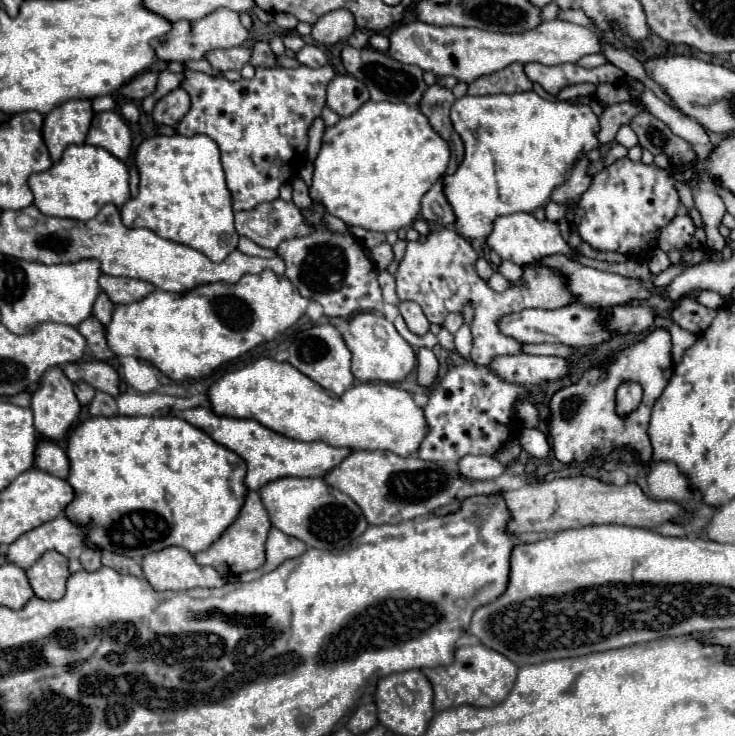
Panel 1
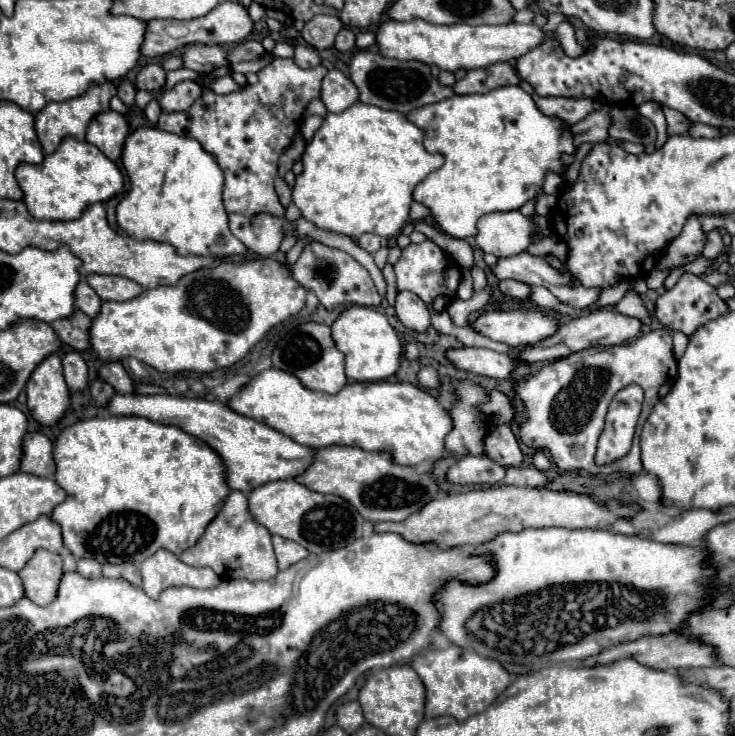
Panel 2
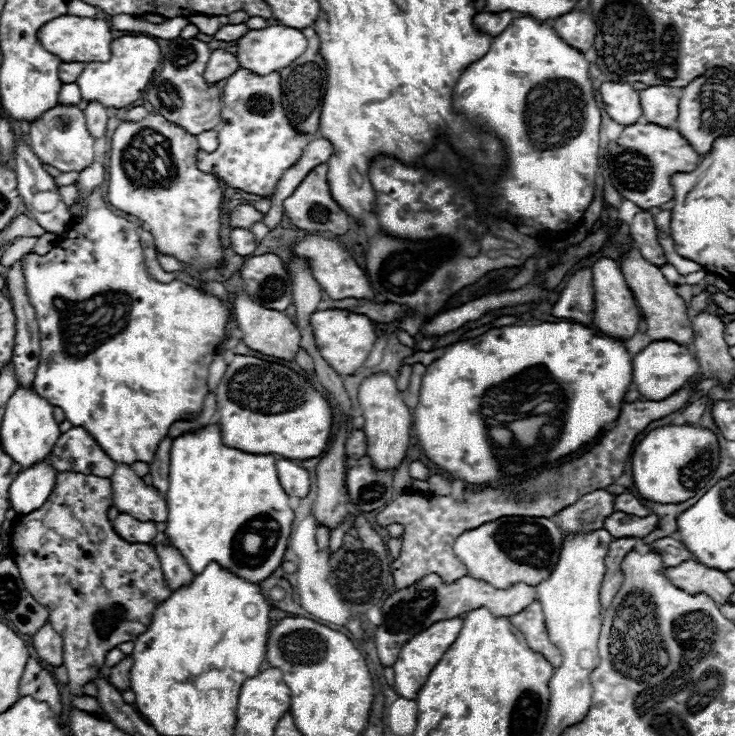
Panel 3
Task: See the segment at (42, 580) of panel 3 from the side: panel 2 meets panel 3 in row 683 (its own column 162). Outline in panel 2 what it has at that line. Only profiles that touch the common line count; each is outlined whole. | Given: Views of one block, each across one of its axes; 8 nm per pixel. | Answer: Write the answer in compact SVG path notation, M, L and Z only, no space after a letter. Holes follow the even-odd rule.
M148 64L144 66L138 76L136 76L136 88L138 90L148 90L148 92L158 92L166 84L166 72L160 64Z

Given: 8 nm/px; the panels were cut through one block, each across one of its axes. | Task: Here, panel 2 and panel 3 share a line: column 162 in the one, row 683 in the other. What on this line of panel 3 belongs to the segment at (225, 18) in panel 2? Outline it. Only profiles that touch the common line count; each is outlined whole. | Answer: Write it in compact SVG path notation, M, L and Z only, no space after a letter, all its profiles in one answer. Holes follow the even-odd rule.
M30 658L26 662L22 680L20 680L20 696L32 696L38 702L50 704L54 716L62 718L62 704L60 704L60 690L56 686L54 676L38 664L38 660Z

